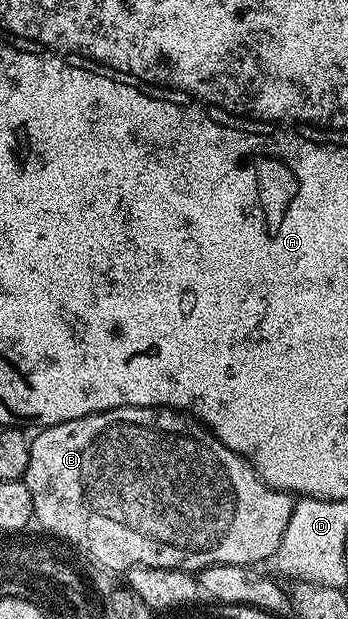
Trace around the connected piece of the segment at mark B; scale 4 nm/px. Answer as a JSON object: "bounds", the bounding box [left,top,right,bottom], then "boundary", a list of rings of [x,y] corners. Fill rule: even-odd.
{"bounds":[25,407,295,573],"boundary":[[[117,407],[107,411],[97,411],[88,417],[76,417],[76,421],[64,421],[60,425],[43,427],[30,441],[30,456],[26,470],[25,484],[32,497],[34,519],[50,535],[58,539],[67,539],[74,547],[79,547],[91,564],[108,572],[132,570],[134,568],[158,568],[160,570],[197,573],[214,563],[228,565],[262,565],[262,562],[273,560],[280,539],[288,529],[288,519],[292,517],[295,496],[289,491],[276,491],[269,487],[255,473],[253,467],[241,459],[228,445],[224,445],[211,431],[189,414],[175,411],[172,407]]]}

